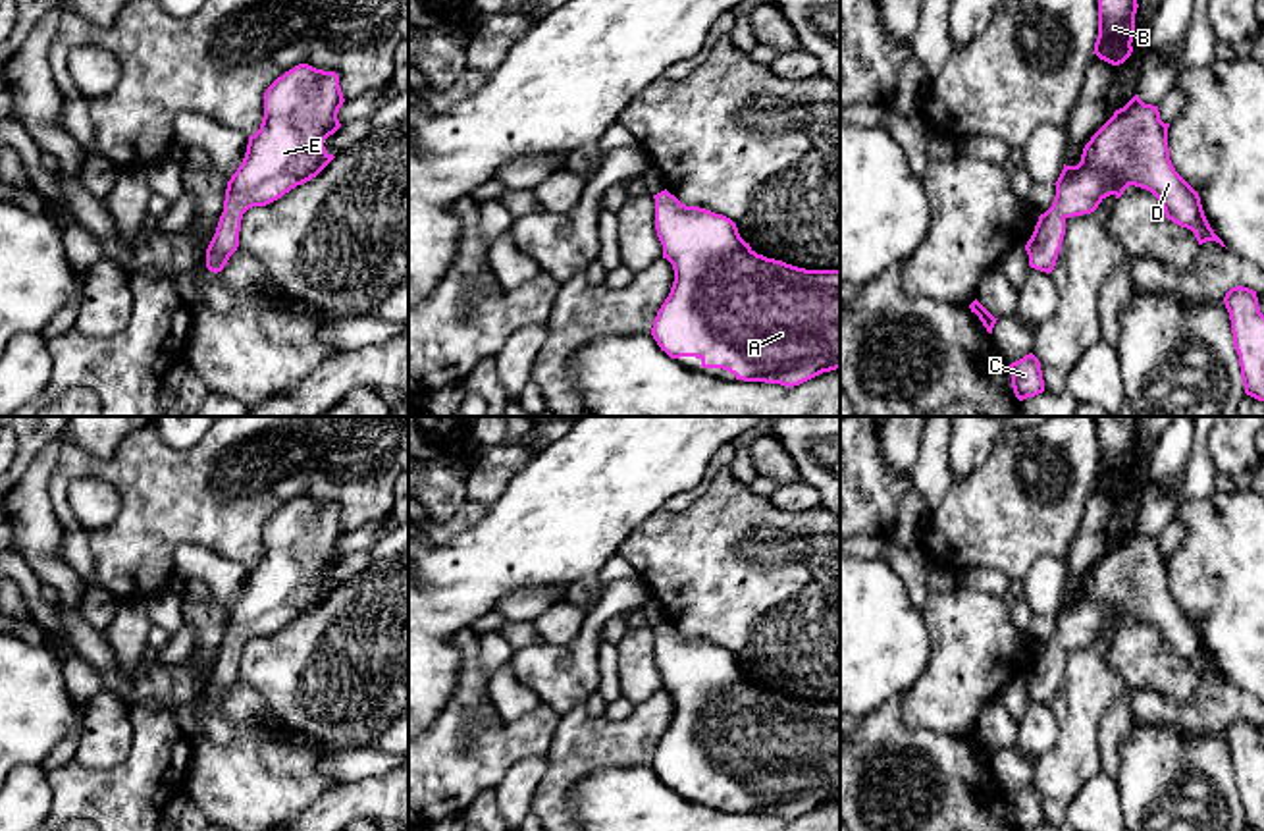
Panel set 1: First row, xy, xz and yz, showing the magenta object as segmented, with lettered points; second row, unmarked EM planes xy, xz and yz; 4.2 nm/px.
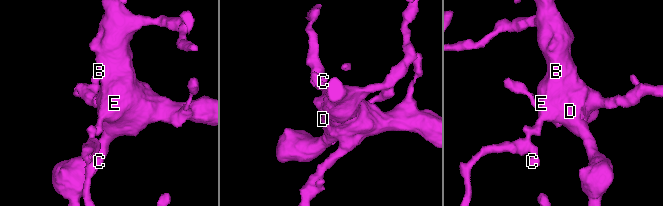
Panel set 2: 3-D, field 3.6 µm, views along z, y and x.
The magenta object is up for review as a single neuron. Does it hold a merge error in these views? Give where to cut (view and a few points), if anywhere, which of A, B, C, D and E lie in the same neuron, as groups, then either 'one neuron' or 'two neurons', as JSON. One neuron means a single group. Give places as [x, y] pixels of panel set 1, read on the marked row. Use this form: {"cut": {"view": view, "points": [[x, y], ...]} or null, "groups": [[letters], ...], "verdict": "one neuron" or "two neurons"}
{"cut": null, "groups": [["A", "B", "C", "D", "E"]], "verdict": "one neuron"}

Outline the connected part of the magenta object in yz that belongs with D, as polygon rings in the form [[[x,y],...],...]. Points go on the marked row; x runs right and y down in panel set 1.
[[[1139,94],[1114,112],[1085,145],[1081,162],[1077,166],[1064,164],[1064,170],[1054,183],[1054,202],[1039,216],[1035,231],[1025,245],[1031,268],[1050,274],[1056,266],[1058,253],[1062,251],[1066,220],[1094,212],[1110,195],[1119,199],[1129,185],[1150,191],[1162,202],[1166,218],[1191,229],[1198,245],[1216,241],[1225,247],[1210,228],[1198,193],[1175,172],[1170,160],[1168,127],[1170,123],[1160,120],[1158,106],[1145,104]]]

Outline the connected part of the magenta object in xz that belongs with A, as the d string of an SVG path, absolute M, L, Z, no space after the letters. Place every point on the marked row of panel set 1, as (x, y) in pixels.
M667 189L653 195L655 229L674 281L651 335L671 359L696 357L744 382L800 386L840 368L840 270L805 270L757 255L736 224L686 206Z

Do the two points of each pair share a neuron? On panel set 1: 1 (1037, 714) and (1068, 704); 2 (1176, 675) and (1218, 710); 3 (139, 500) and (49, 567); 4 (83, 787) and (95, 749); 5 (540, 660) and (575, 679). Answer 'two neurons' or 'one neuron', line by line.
1: two neurons
2: two neurons
3: two neurons
4: two neurons
5: one neuron

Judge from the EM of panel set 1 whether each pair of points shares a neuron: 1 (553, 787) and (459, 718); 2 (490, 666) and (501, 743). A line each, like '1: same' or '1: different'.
1: different
2: different

